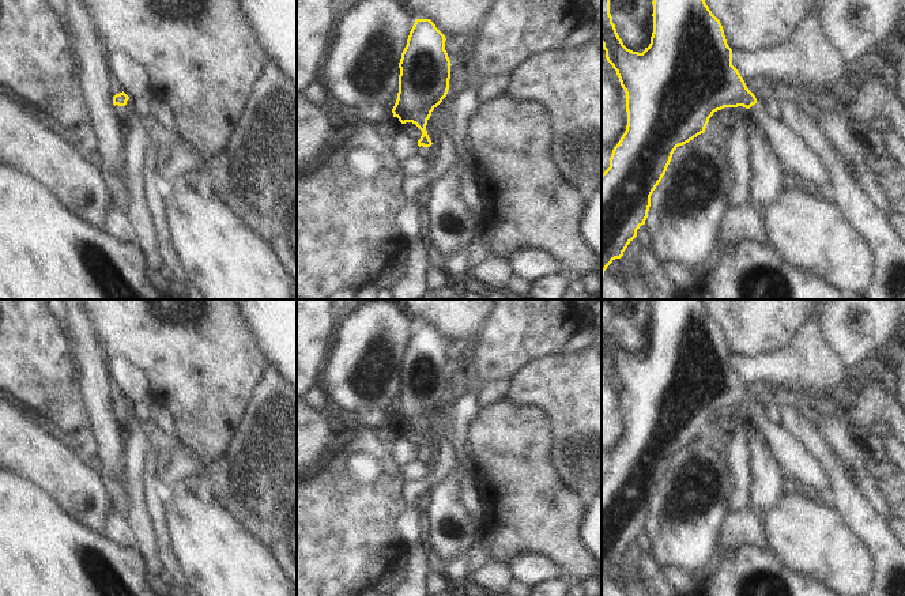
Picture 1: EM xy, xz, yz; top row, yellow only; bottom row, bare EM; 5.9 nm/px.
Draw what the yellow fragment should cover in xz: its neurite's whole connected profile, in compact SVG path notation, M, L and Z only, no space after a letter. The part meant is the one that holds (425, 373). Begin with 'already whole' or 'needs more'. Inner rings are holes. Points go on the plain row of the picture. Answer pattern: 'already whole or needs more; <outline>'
needs more; M415 324L399 367L399 397L392 418L401 429L412 427L422 435L418 460L423 464L433 449L426 435L427 425L449 395L452 369L445 355L445 346L445 340L430 324Z

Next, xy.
needs more; M124 396L113 401L114 418L122 430L127 429L127 423L129 419L129 412L127 411L128 404L129 401Z

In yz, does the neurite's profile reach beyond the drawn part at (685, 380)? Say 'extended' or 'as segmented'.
extended

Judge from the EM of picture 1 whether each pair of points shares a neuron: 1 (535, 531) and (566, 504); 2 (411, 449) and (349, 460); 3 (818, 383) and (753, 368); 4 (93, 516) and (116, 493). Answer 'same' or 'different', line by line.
1: same
2: different
3: same
4: different

